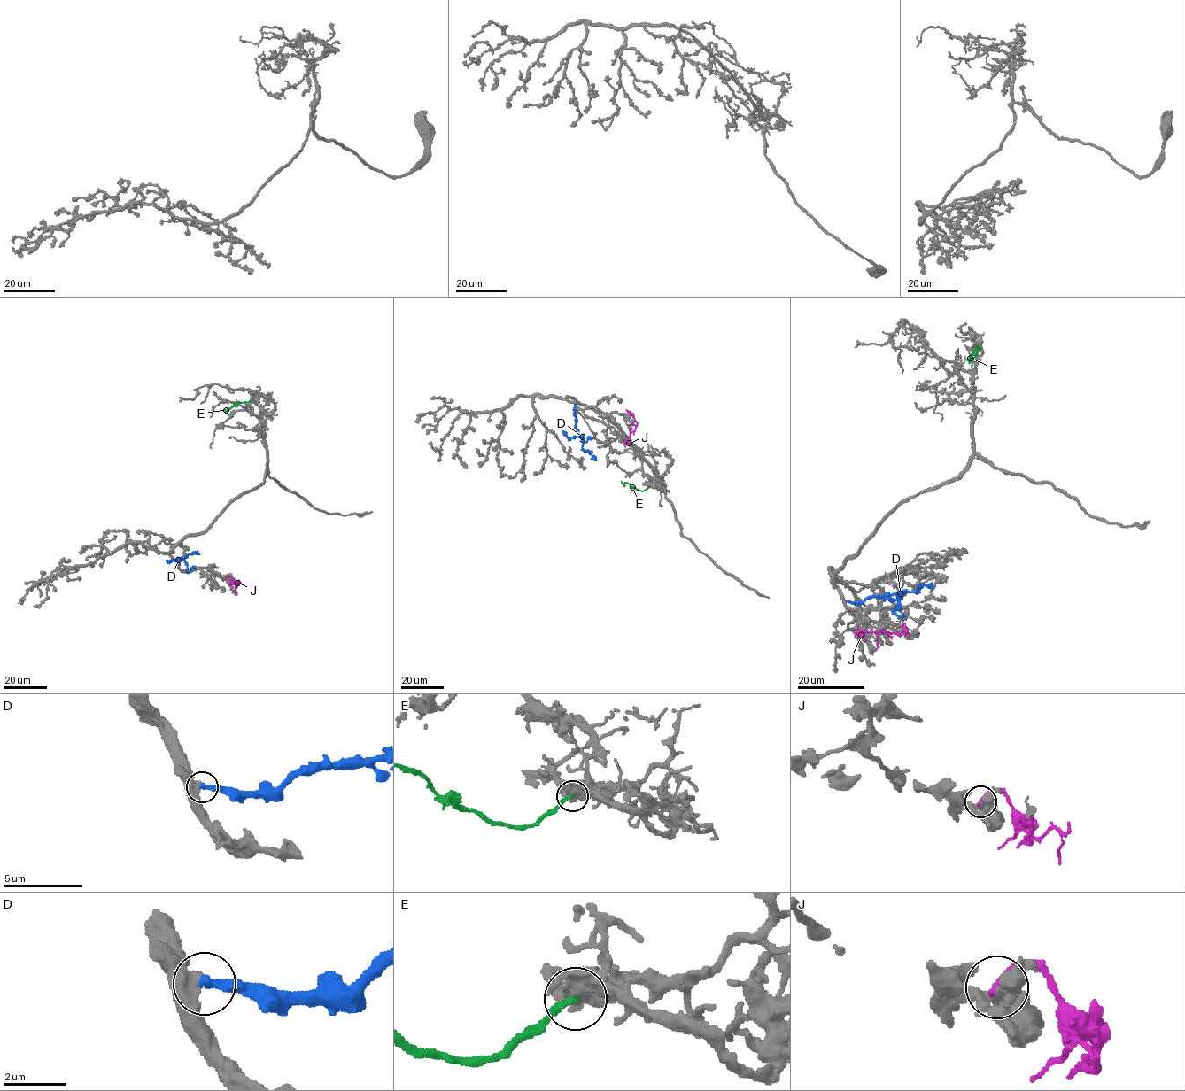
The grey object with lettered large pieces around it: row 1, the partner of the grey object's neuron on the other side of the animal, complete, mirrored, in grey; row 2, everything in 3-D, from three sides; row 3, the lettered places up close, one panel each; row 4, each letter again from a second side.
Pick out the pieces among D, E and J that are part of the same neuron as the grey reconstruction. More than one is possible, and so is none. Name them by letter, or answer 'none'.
D, E

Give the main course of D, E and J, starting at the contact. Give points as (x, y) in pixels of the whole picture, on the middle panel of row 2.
D: (575, 405), (576, 429), (582, 438), (582, 447), (596, 460)
E: (649, 486), (639, 491), (620, 481)
J: (623, 441), (630, 443), (630, 434), (637, 424), (627, 412)

